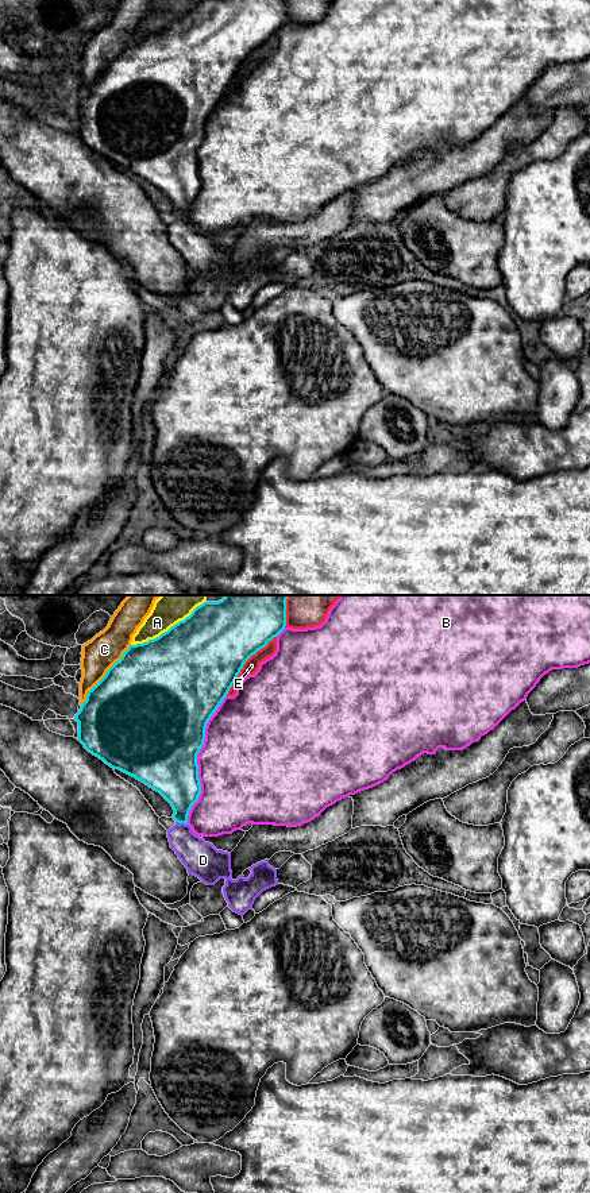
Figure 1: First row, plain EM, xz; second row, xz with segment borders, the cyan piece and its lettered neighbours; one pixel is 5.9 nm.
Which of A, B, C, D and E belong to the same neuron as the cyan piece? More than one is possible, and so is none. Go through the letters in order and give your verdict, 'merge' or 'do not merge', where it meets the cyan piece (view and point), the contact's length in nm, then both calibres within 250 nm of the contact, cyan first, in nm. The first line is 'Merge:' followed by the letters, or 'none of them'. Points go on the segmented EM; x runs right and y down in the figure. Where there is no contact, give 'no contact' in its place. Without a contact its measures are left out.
Merge: D
A: do not merge | xz (169, 629) | 500 nm | 500/240 nm
B: do not merge | xz (196, 760) | 800 nm | 480/480 nm
C: do not merge | xz (105, 675) | 460 nm | 500/200 nm
D: merge | xz (181, 822) | 80 nm | 260/220 nm
E: do not merge | xz (245, 661) | 460 nm | 480/90 nm

